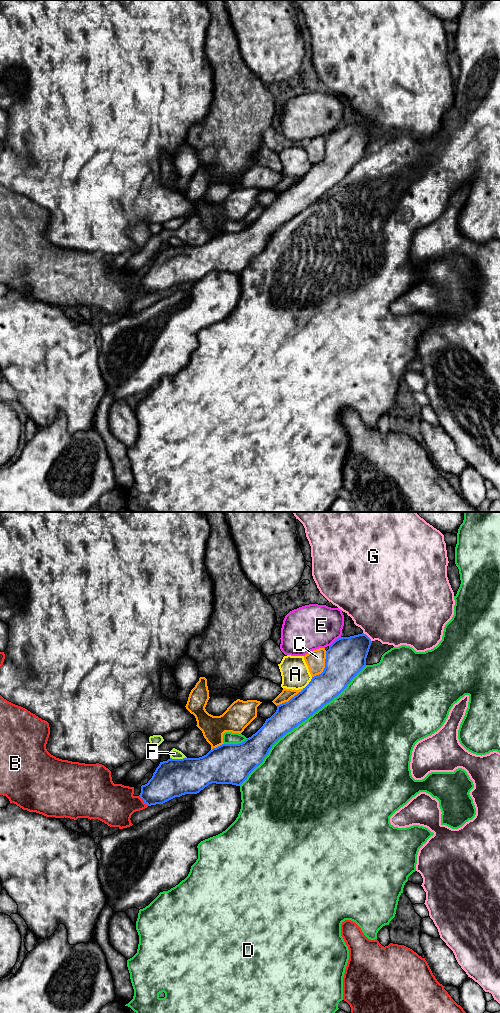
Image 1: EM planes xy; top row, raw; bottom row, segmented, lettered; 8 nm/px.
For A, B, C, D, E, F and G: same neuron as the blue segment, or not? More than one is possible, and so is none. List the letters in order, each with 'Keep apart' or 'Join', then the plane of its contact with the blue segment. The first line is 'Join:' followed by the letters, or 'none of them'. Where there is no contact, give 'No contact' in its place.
Join: none of them
A: Keep apart. Touches blue in xy
B: Keep apart. Touches blue in xy
C: Keep apart. Touches blue in xy
D: Keep apart. Touches blue in xy
E: Keep apart. Touches blue in xy
F: Keep apart. Touches blue in xy
G: Keep apart. Touches blue in xy

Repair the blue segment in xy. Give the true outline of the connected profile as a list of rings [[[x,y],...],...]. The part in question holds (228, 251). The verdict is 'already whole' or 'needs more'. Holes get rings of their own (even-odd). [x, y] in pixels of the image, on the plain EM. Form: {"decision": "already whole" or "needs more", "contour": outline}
{"decision": "already whole", "contour": [[[364,121],[336,127],[326,139],[323,160],[312,165],[309,172],[288,190],[277,193],[276,200],[266,207],[255,222],[239,232],[222,232],[199,246],[170,246],[160,250],[152,266],[147,272],[141,274],[140,286],[145,292],[151,294],[163,292],[185,282],[197,282],[212,271],[240,274],[249,262],[263,250],[272,234],[280,226],[332,189],[347,175],[366,154],[371,131],[371,127]]]}

